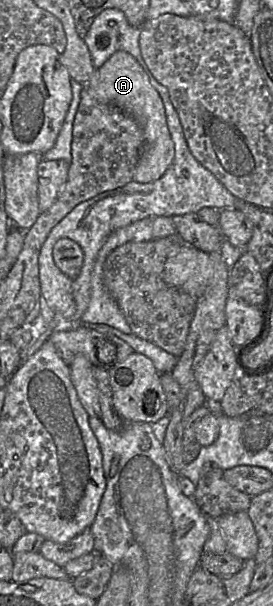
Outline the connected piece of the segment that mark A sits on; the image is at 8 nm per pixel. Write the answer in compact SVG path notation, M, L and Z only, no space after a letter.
M118 51L101 67L95 69L89 82L85 85L85 88L98 101L123 110L141 125L145 144L135 168L133 180L148 183L161 178L174 160L174 142L167 126L163 101L137 60L127 52Z

